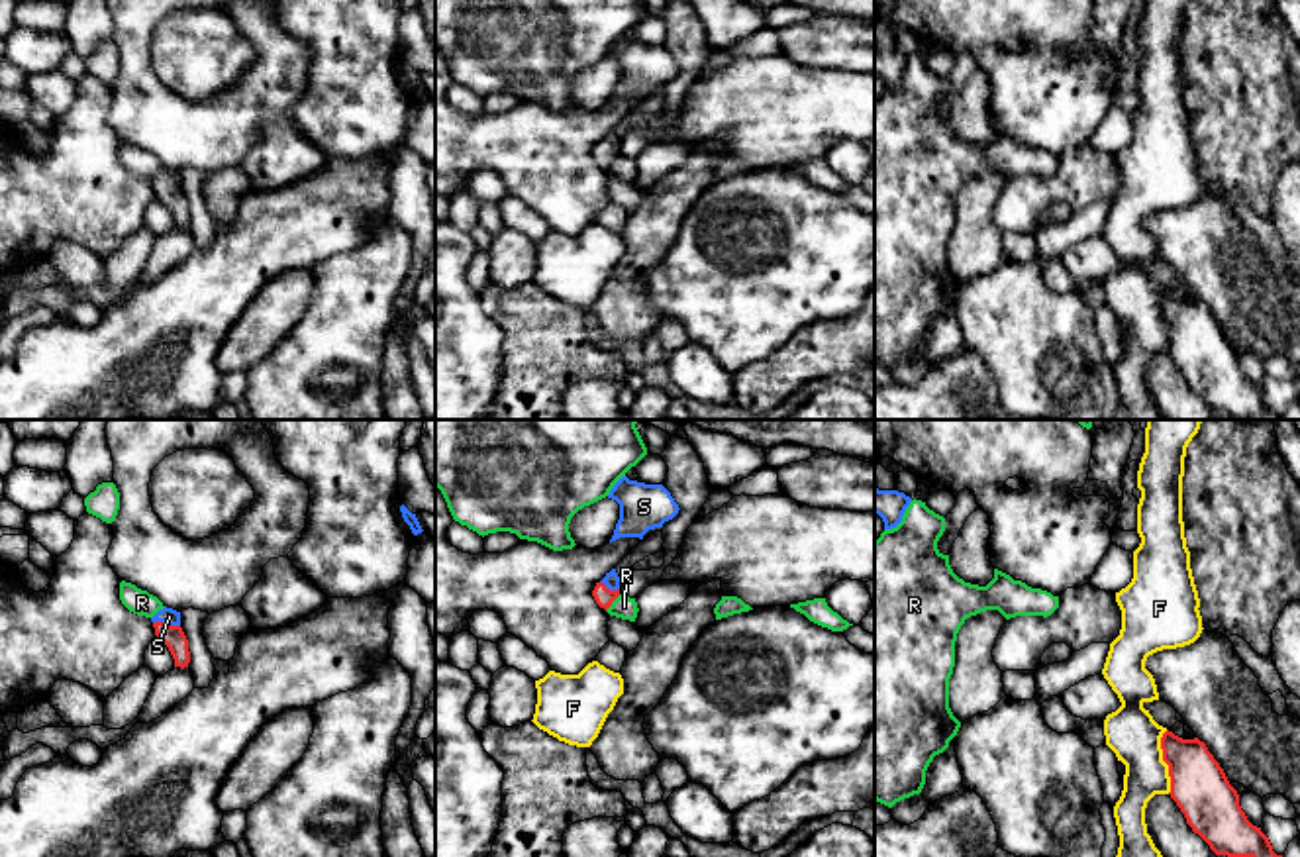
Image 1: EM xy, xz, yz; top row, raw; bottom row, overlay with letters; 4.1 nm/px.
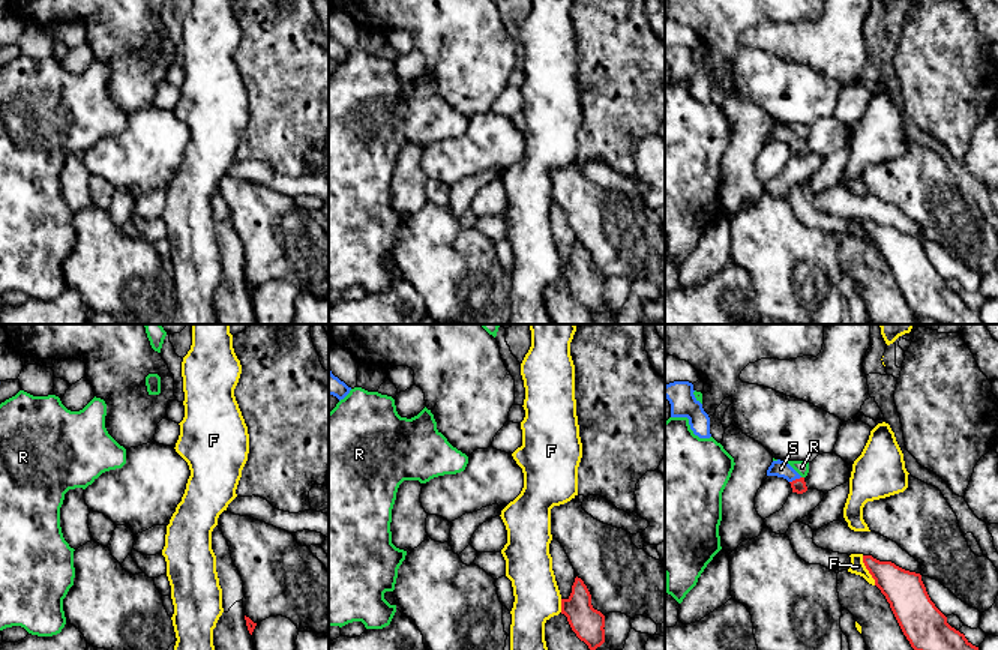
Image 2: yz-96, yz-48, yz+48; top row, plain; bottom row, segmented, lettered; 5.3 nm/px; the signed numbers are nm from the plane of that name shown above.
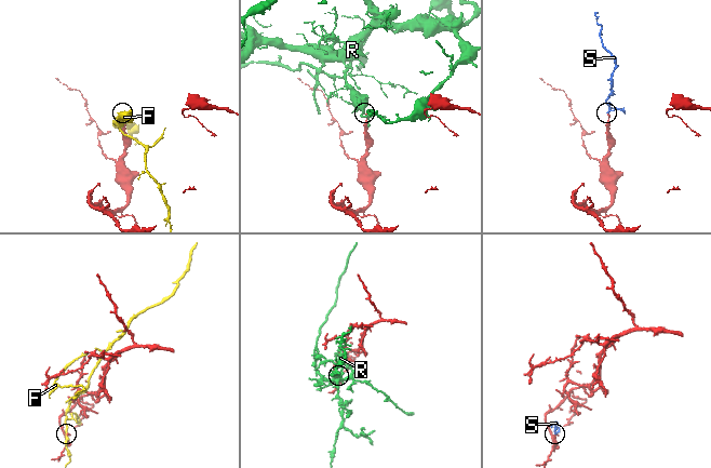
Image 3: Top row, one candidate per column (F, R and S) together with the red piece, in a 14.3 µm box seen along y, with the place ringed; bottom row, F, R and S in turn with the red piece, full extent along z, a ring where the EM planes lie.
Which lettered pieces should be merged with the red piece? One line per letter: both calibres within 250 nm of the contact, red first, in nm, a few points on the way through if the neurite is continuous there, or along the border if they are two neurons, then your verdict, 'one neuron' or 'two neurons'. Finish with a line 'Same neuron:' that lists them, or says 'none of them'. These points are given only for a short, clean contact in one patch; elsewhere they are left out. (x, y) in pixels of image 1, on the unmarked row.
F: 240 nm thick on the red side, 220 nm on the other; border along yz (1165, 291), (1161, 320), (1167, 326), (1169, 353); two neurons
R: 80 nm thick on the red side, 90 nm on the other; two neurons
S: 90 nm thick on the red side, 70 nm on the other; runs through xy (173, 197), (165, 185), (169, 177); one neuron
Same neuron: S

